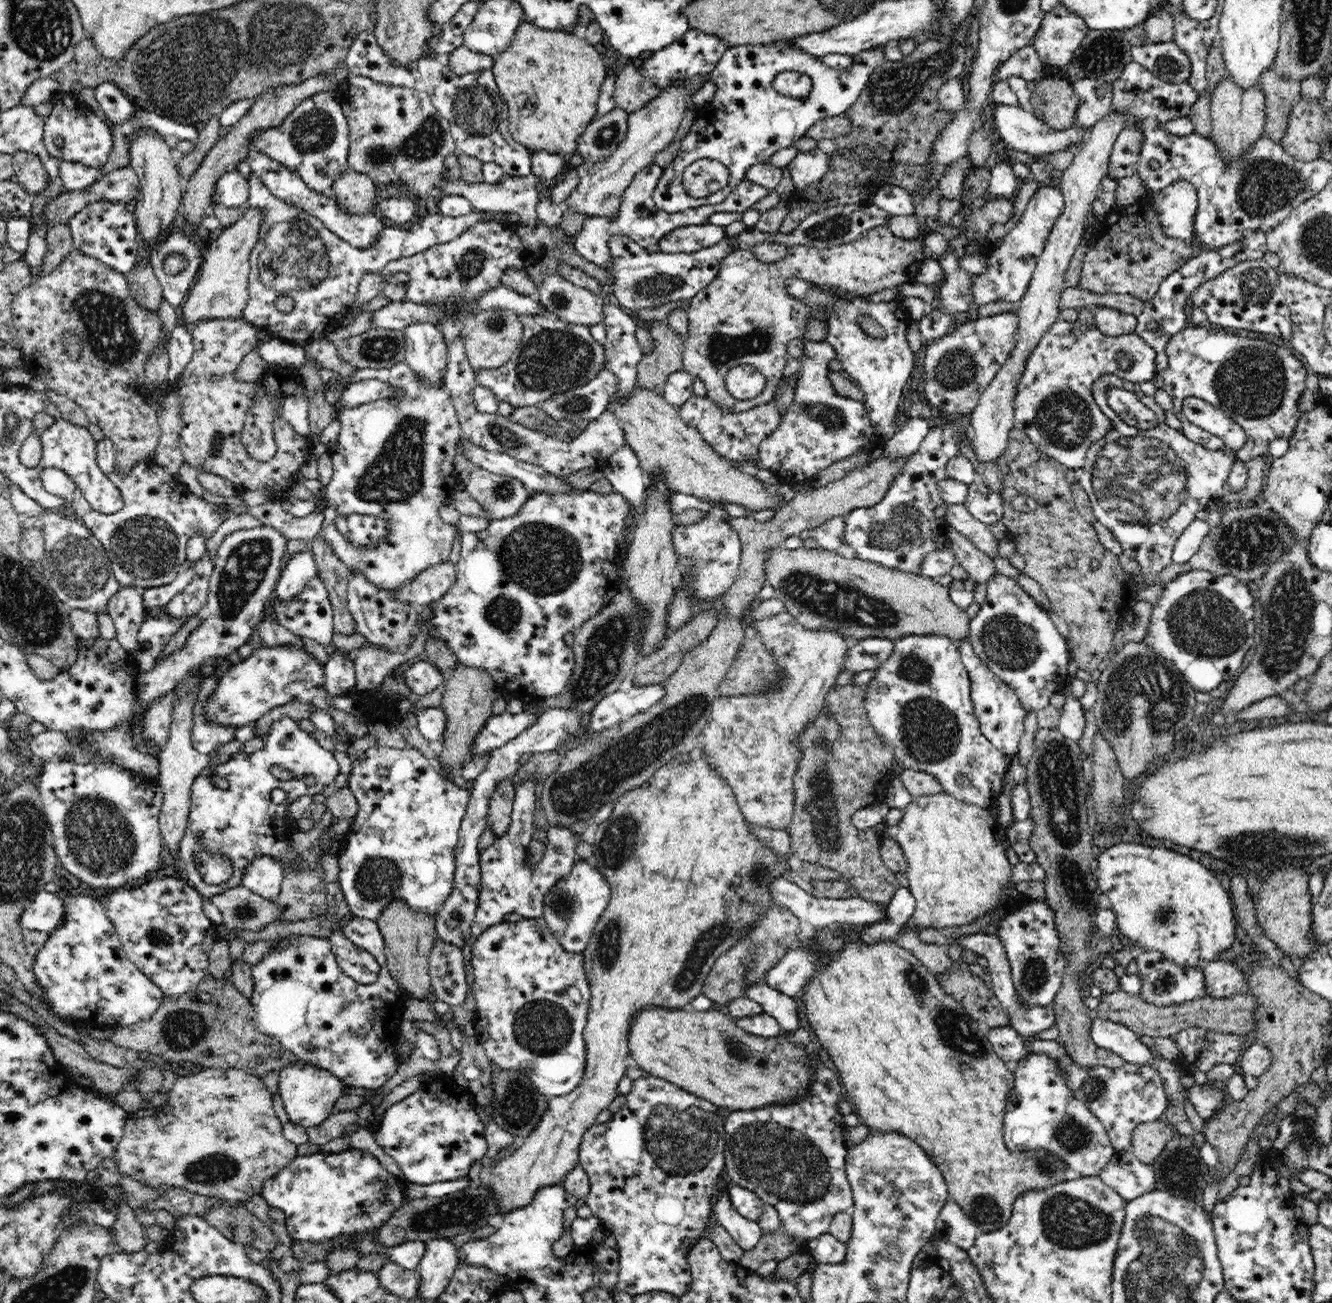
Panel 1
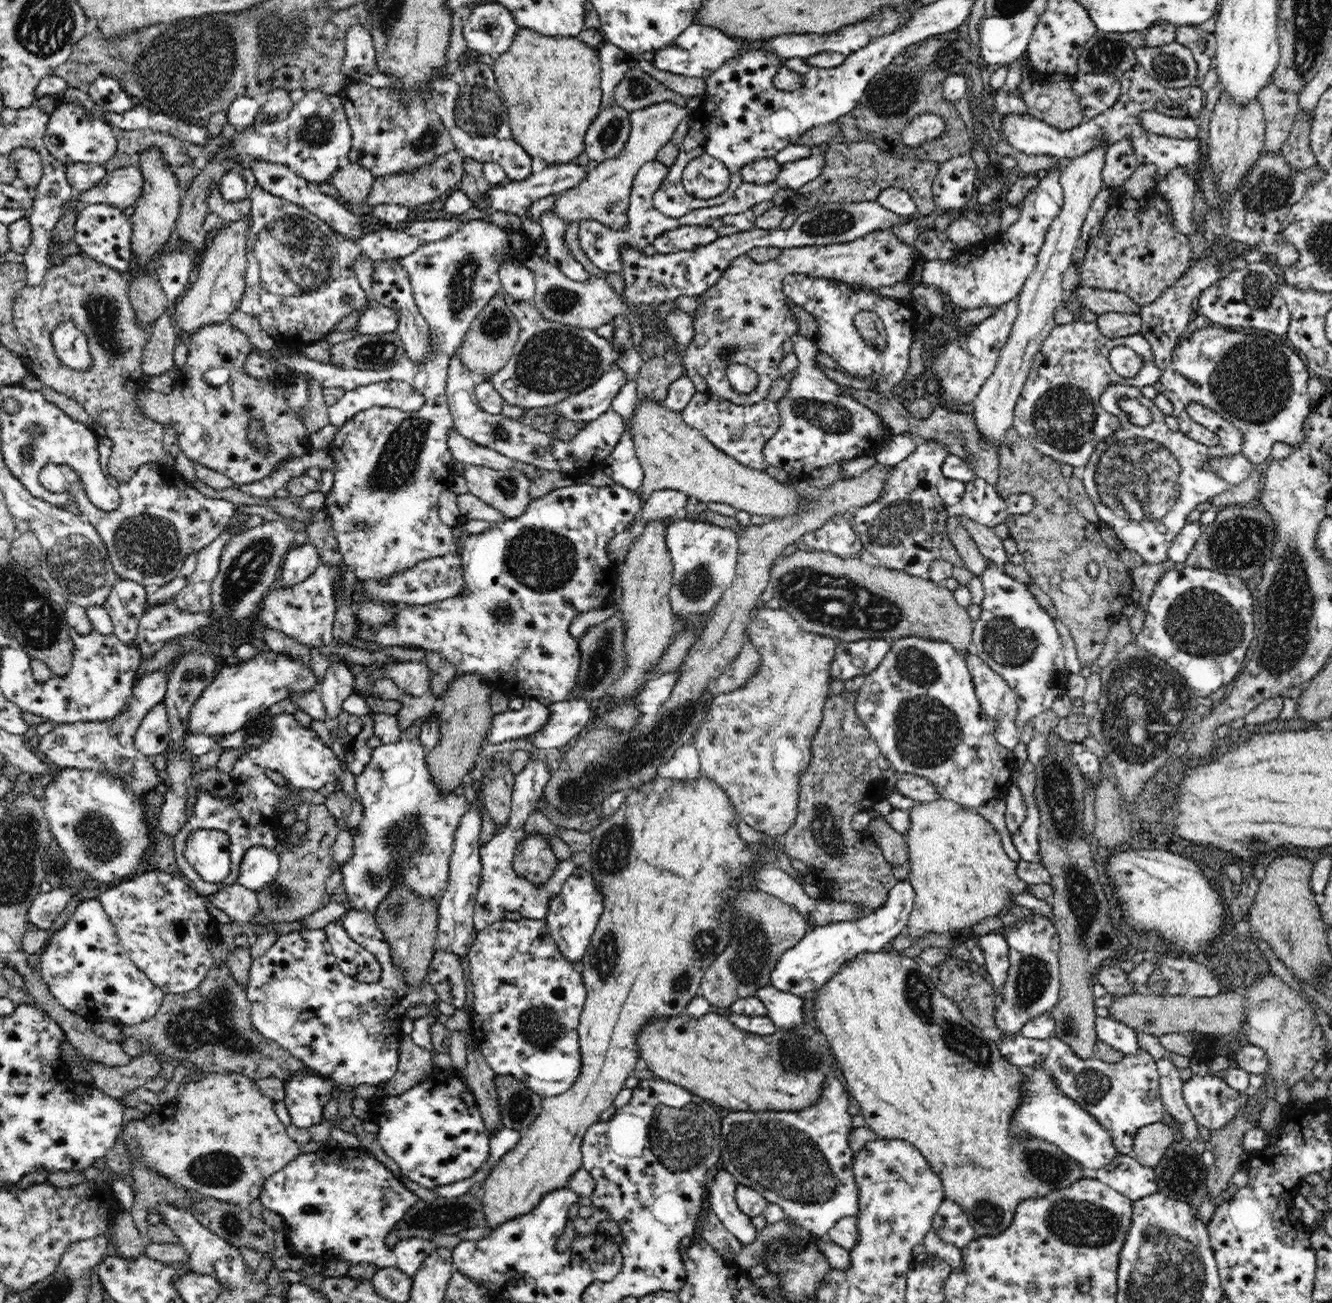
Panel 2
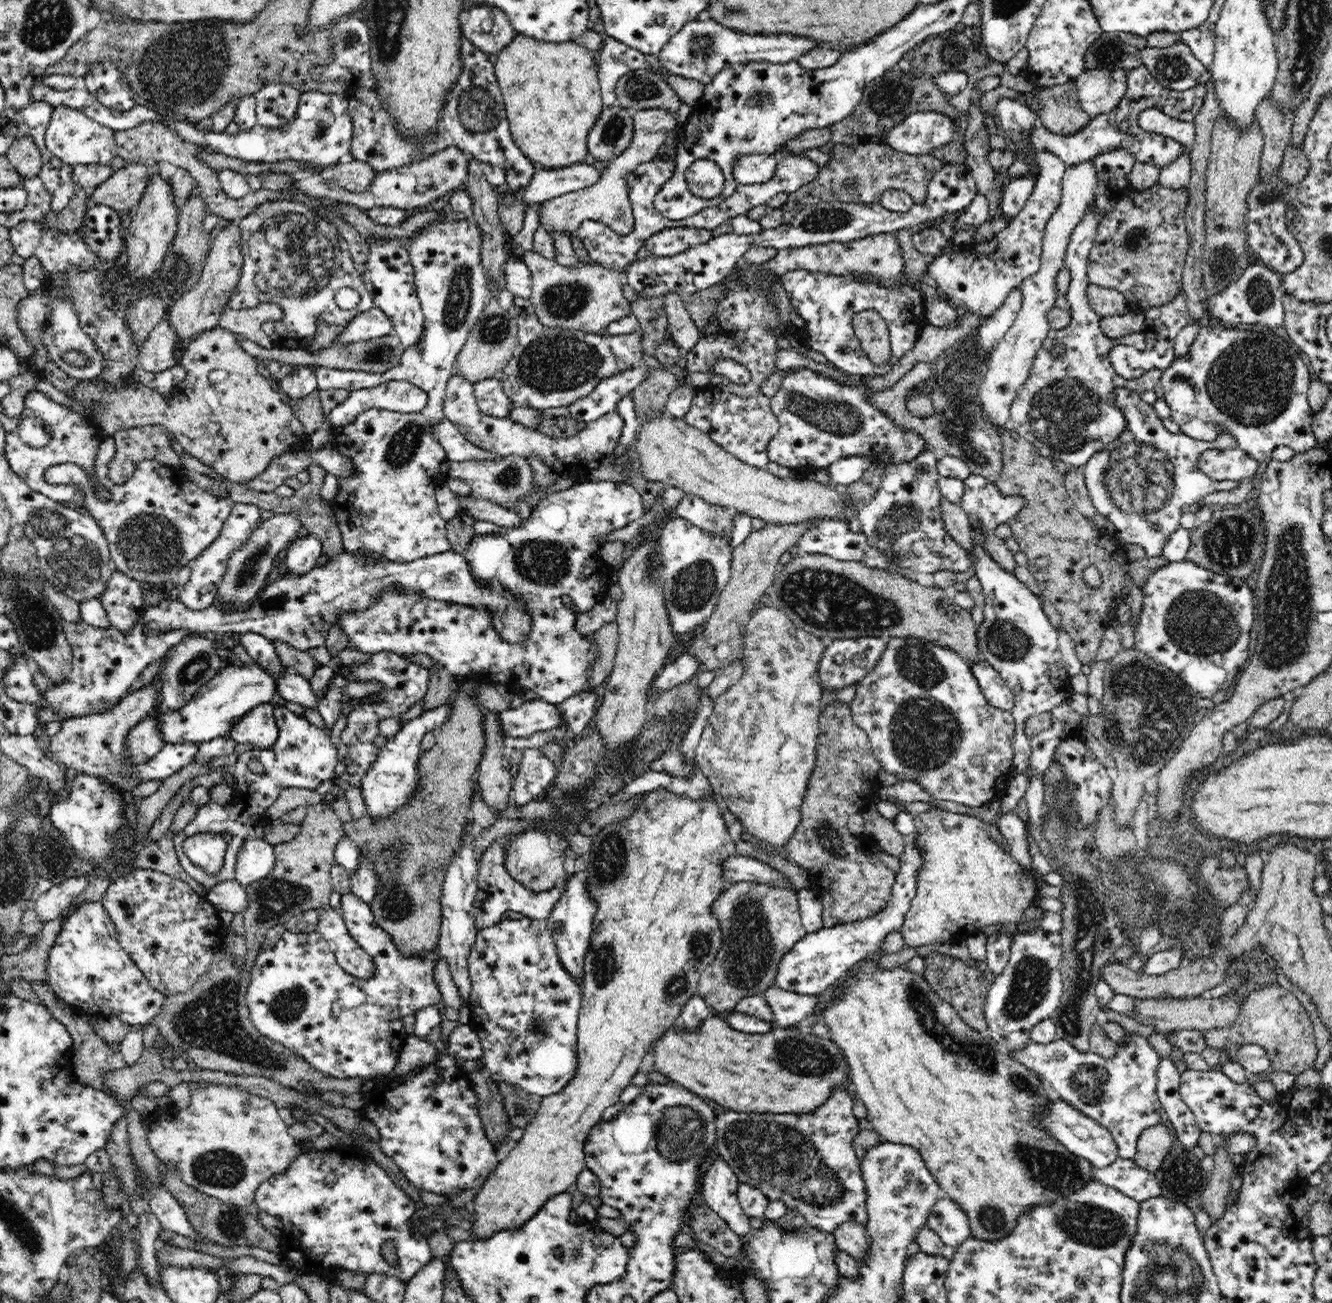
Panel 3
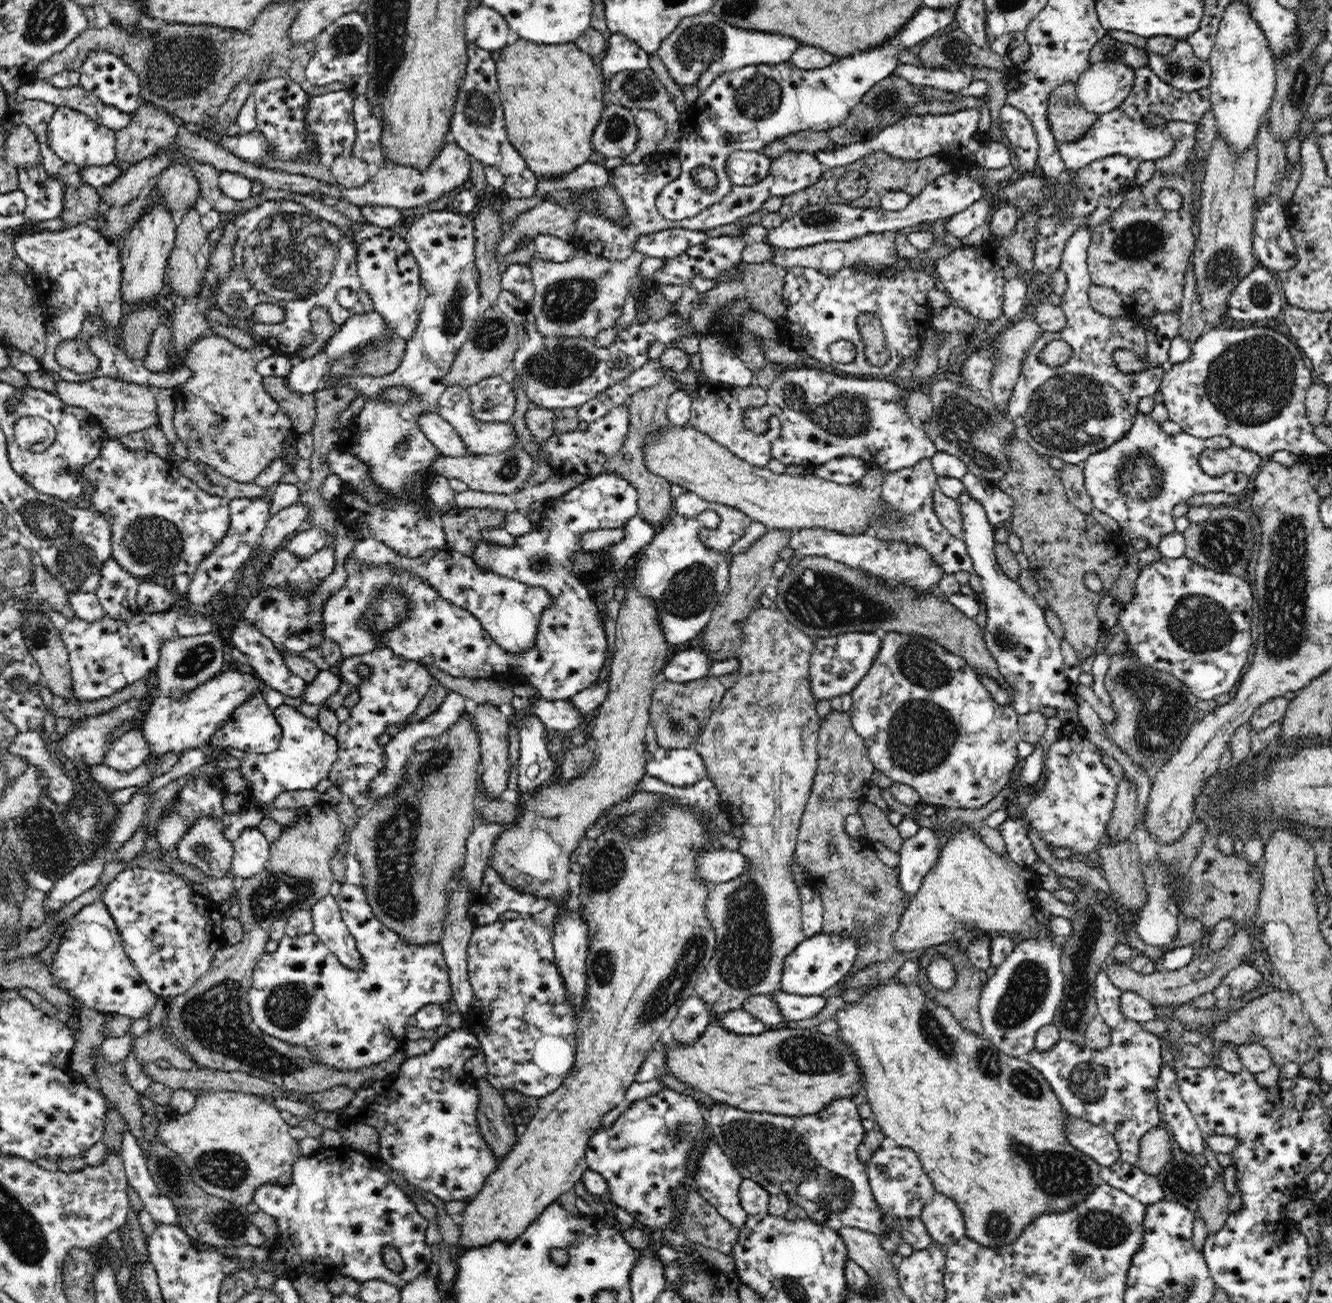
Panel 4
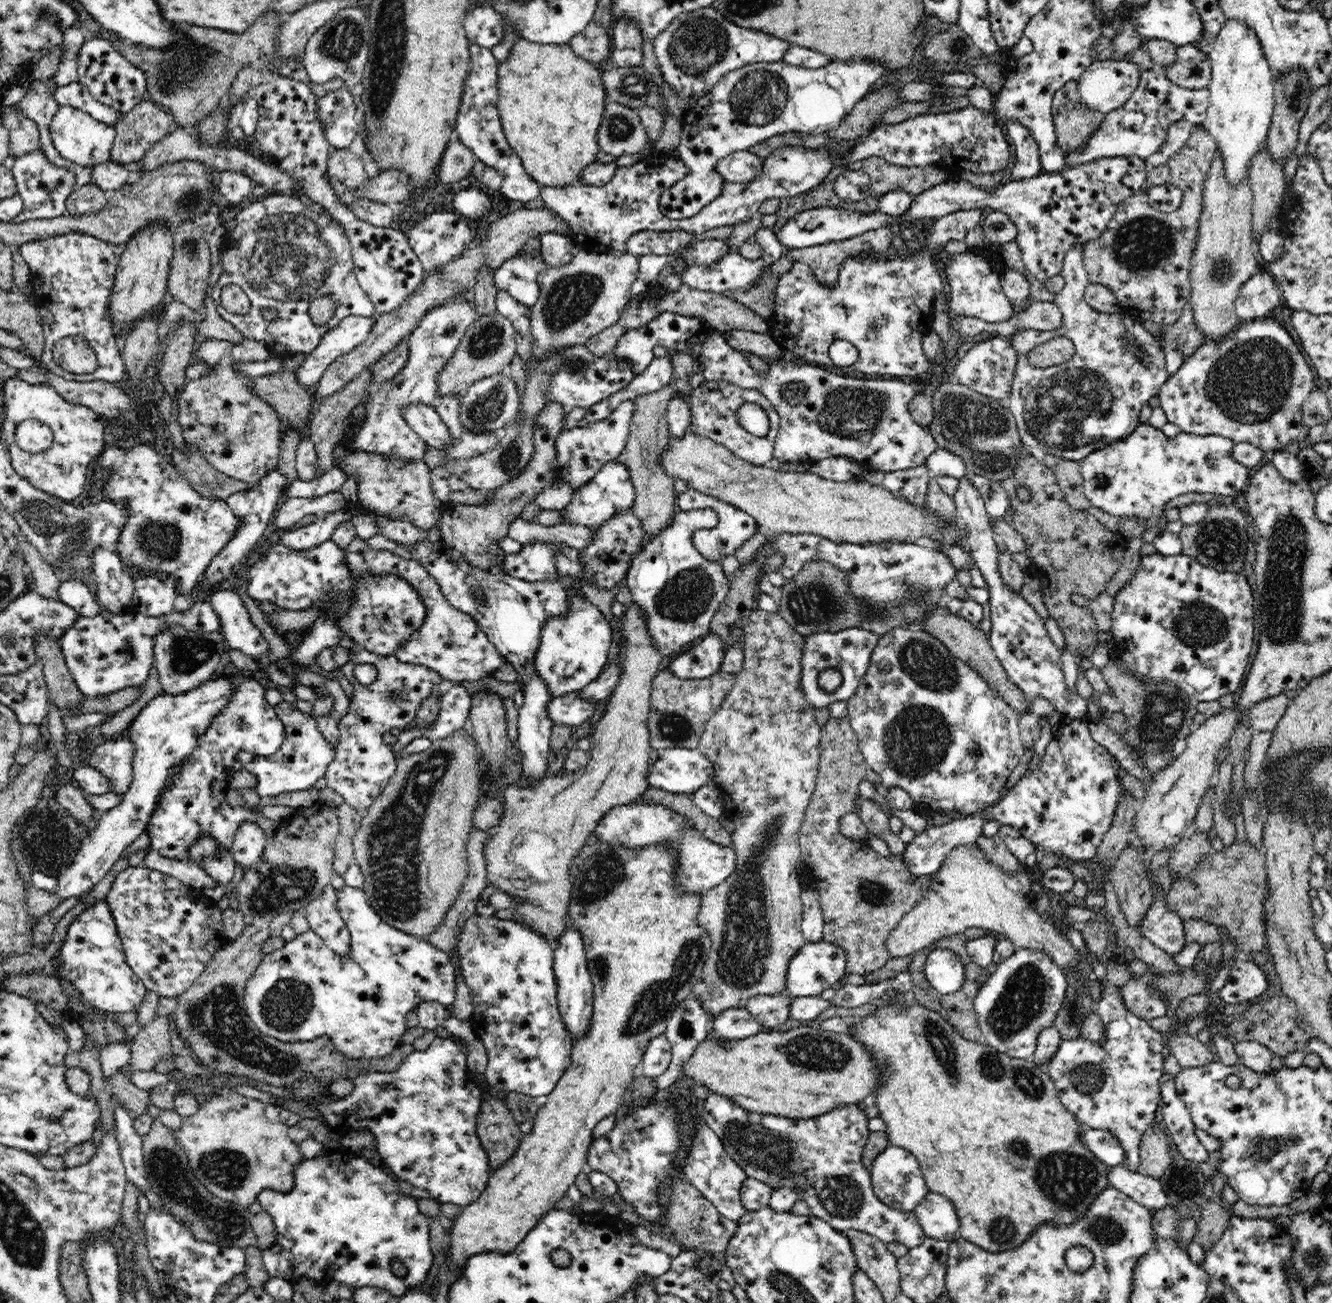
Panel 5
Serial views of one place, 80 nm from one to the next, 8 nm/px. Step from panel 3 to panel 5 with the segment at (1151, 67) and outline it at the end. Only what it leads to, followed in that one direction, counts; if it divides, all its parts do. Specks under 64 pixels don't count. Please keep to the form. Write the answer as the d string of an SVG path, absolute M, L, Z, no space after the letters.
M1194 45L1177 47L1173 65L1158 66L1168 80L1188 90L1208 88L1211 81L1211 62L1207 53L1200 52Z

